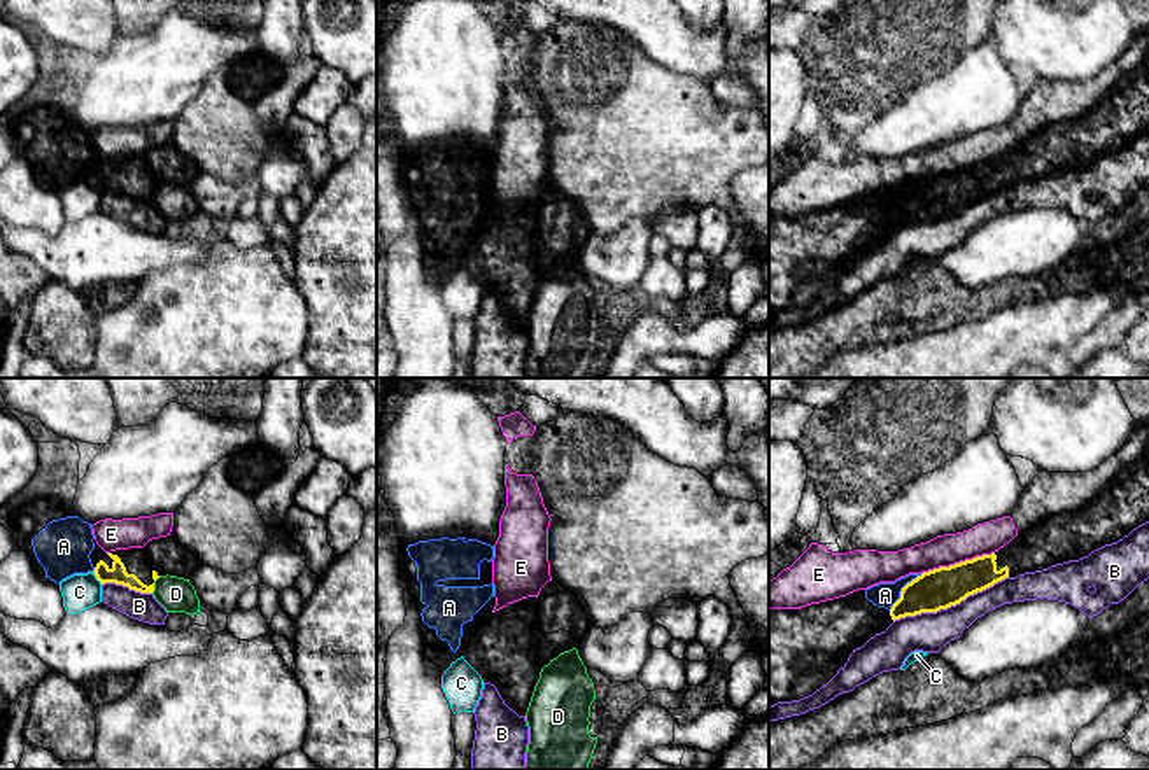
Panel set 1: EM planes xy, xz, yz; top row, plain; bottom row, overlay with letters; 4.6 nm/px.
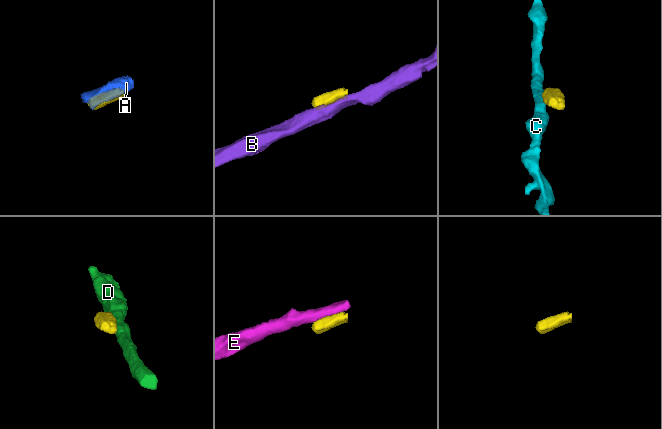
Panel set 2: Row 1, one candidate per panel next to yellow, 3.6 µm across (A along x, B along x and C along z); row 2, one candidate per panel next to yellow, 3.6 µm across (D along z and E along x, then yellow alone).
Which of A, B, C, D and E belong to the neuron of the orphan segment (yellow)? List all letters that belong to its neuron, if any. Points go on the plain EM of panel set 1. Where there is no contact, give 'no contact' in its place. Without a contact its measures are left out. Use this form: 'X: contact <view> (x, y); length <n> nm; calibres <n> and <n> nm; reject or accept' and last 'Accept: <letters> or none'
A: contact yz (902, 196); length 240 nm; calibres 190 and 110 nm; reject
B: contact yz (950, 214); length 550 nm; calibres 190 and 190 nm; reject
C: contact xy (97, 186); length 80 nm; calibres 90 and 170 nm; reject
D: contact xy (153, 193); length 90 nm; calibres 90 and 160 nm; reject
E: contact yz (960, 170); length 340 nm; calibres 190 and 150 nm; reject
Accept: none

